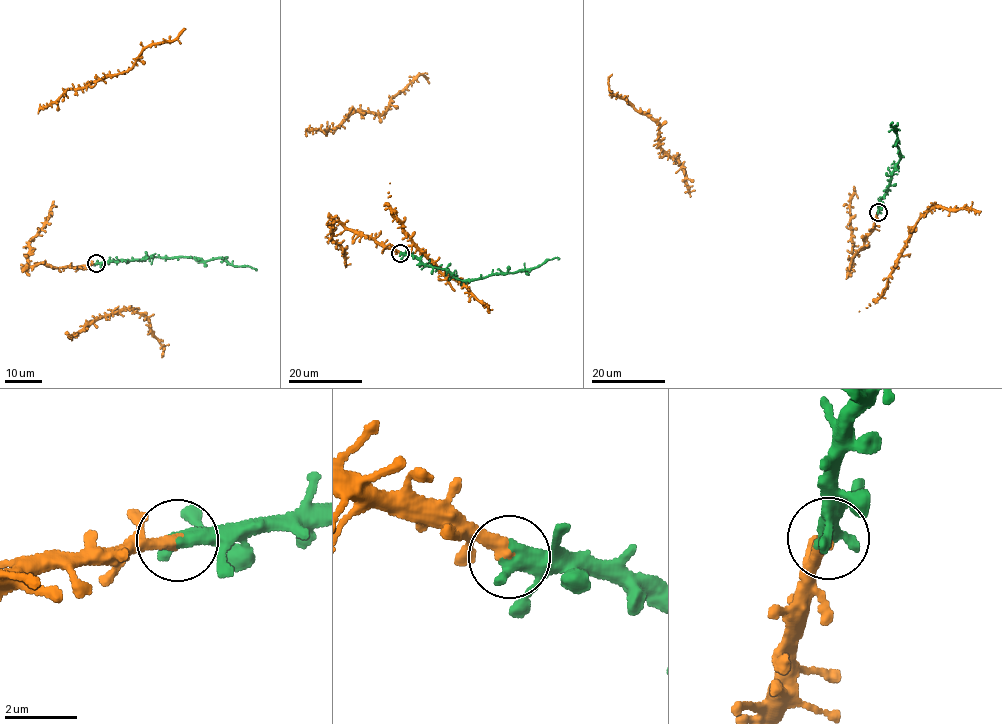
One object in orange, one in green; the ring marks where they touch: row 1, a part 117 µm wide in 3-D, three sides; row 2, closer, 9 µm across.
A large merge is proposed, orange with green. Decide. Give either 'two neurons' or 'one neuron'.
one neuron

